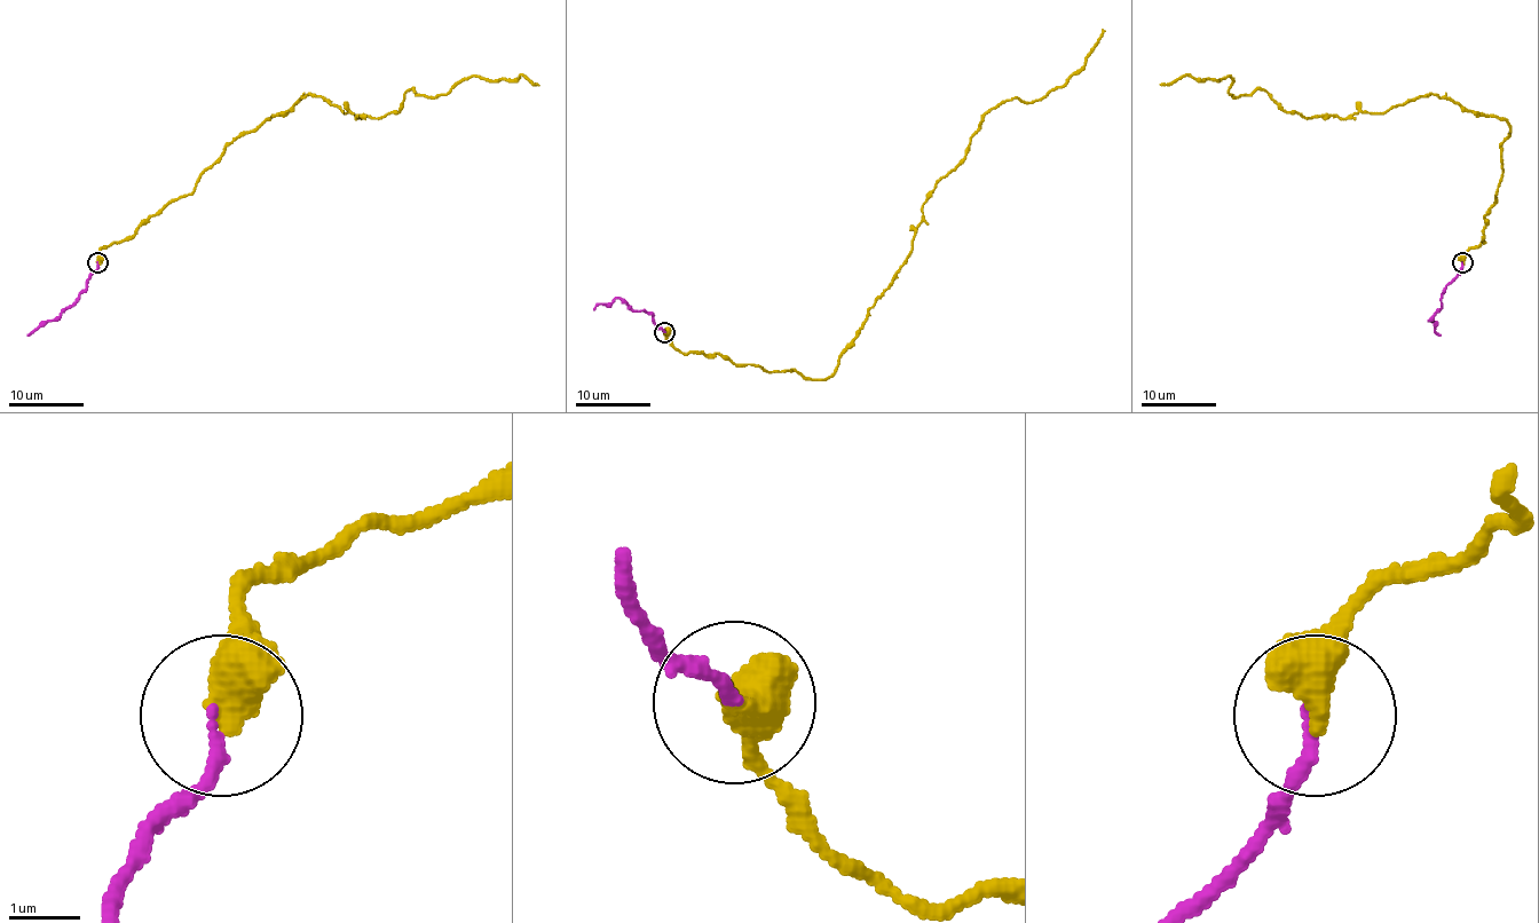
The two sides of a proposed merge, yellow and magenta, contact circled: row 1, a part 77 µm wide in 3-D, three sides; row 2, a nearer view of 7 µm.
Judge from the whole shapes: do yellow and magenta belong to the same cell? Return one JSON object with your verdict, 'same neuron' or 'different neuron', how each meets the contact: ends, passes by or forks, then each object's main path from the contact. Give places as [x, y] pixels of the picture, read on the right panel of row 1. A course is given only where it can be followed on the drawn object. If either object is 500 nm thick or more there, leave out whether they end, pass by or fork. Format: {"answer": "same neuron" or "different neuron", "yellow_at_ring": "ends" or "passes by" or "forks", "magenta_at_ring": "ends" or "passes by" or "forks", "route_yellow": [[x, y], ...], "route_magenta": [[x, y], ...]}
{"answer": "same neuron", "route_yellow": [[1462, 263], [1483, 242], [1504, 119], [1431, 93], [1311, 118], [1262, 89], [1233, 97], [1228, 76], [1160, 84]], "route_magenta": [[1462, 263], [1460, 273], [1445, 288], [1442, 307], [1428, 320], [1439, 334]]}

